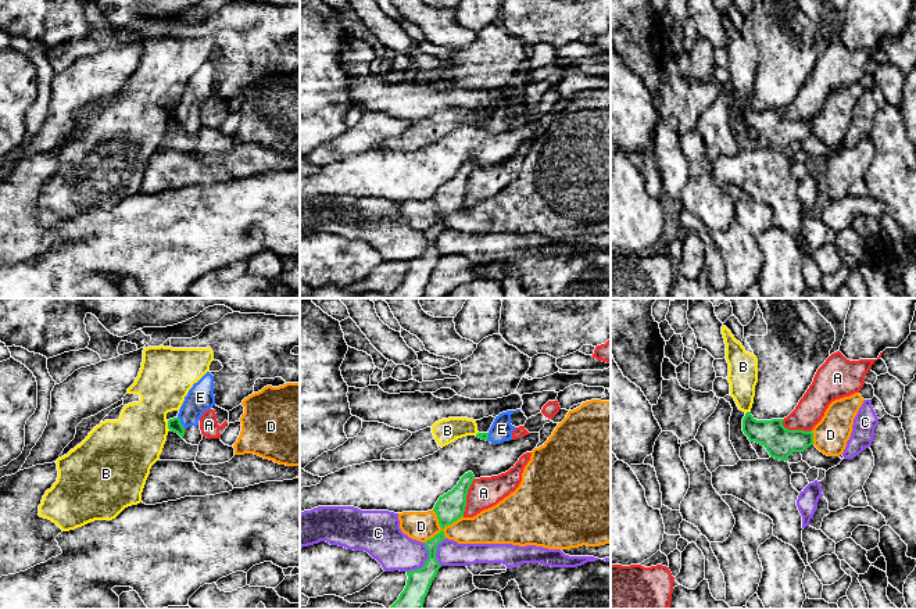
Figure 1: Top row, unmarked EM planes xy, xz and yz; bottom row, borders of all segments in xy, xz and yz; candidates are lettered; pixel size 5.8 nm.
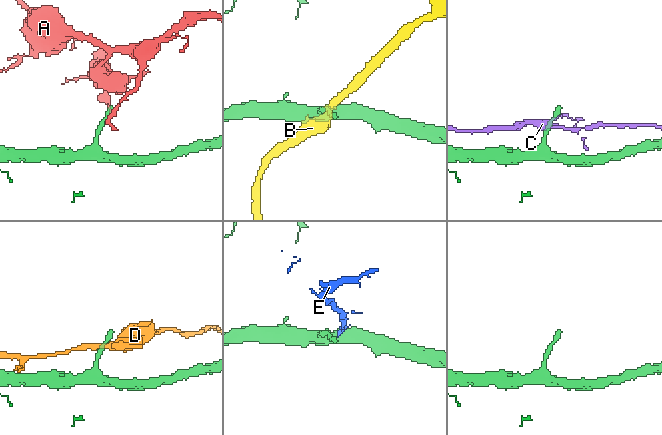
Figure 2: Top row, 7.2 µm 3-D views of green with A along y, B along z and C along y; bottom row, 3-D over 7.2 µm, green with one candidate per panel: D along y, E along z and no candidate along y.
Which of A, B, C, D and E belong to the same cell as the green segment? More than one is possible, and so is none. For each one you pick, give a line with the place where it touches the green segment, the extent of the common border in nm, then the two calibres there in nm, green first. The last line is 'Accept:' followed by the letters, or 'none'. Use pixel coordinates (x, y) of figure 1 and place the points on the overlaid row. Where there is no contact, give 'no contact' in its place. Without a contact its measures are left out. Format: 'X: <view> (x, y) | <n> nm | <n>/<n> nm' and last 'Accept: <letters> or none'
E: xy (179, 422) | 80 nm | 70/160 nm
Accept: E

